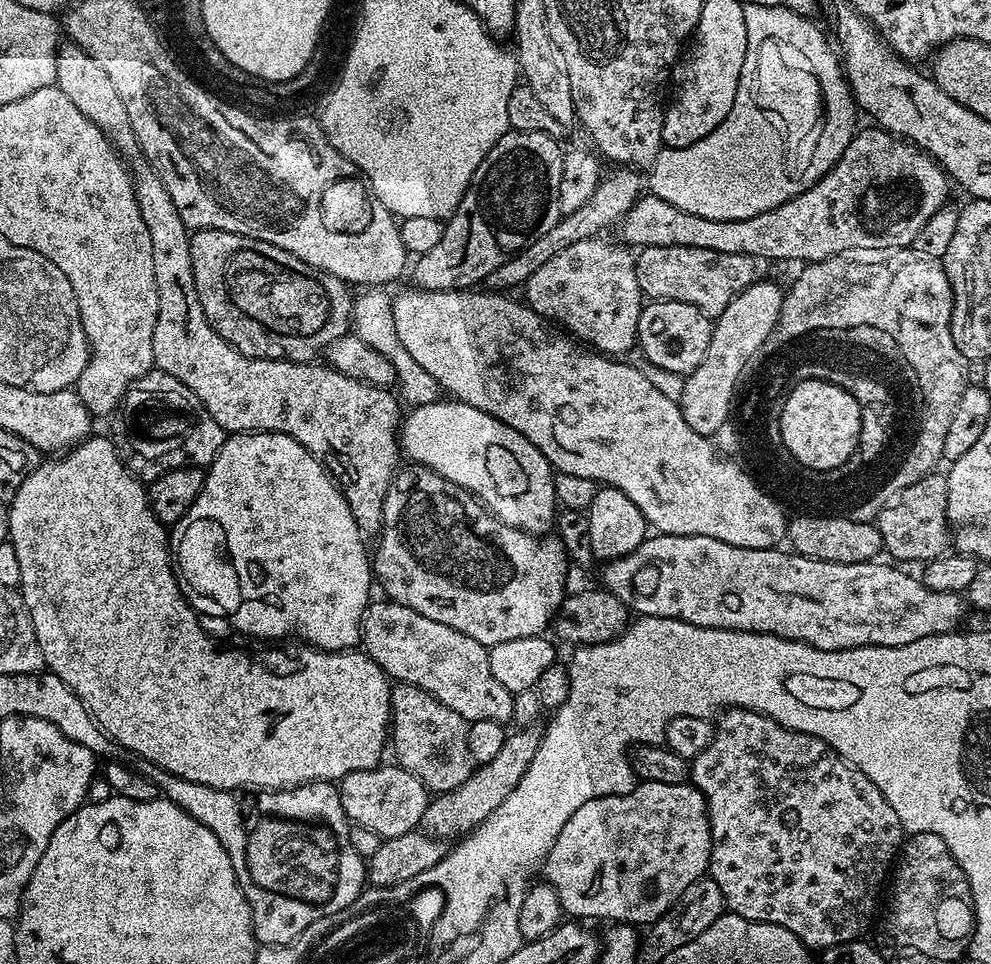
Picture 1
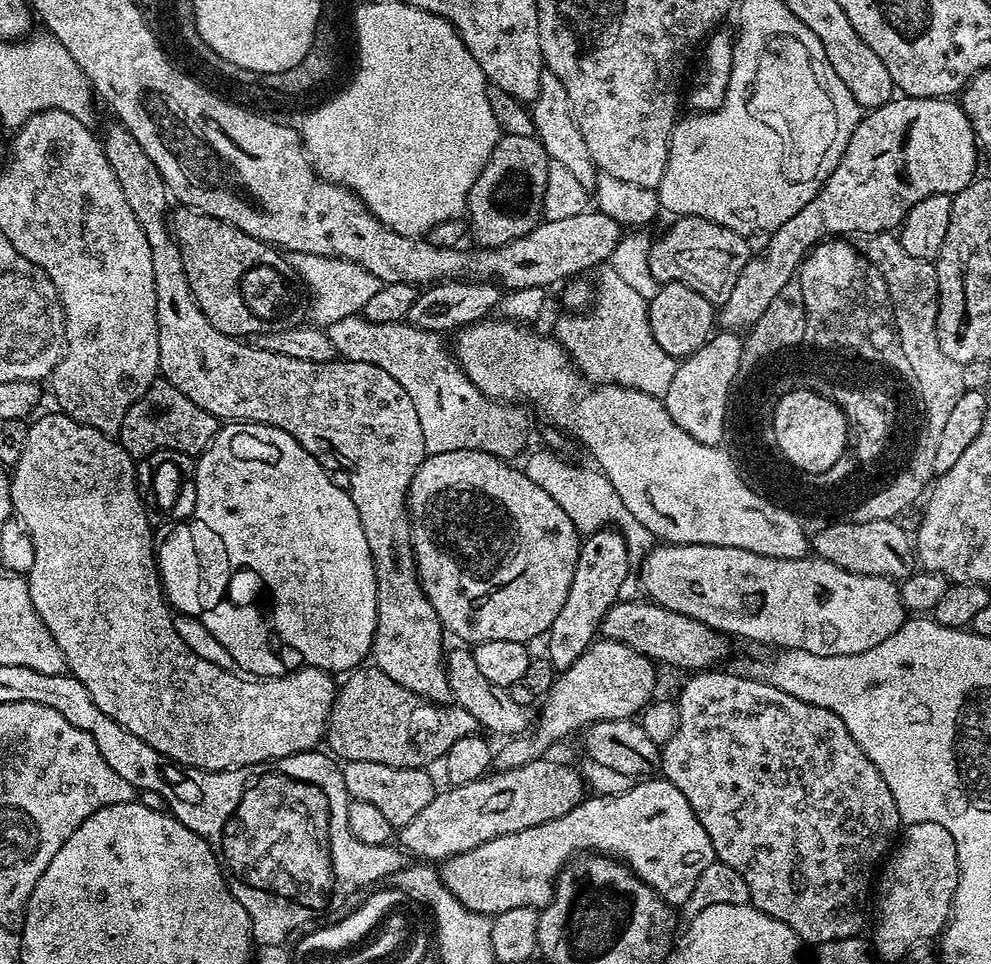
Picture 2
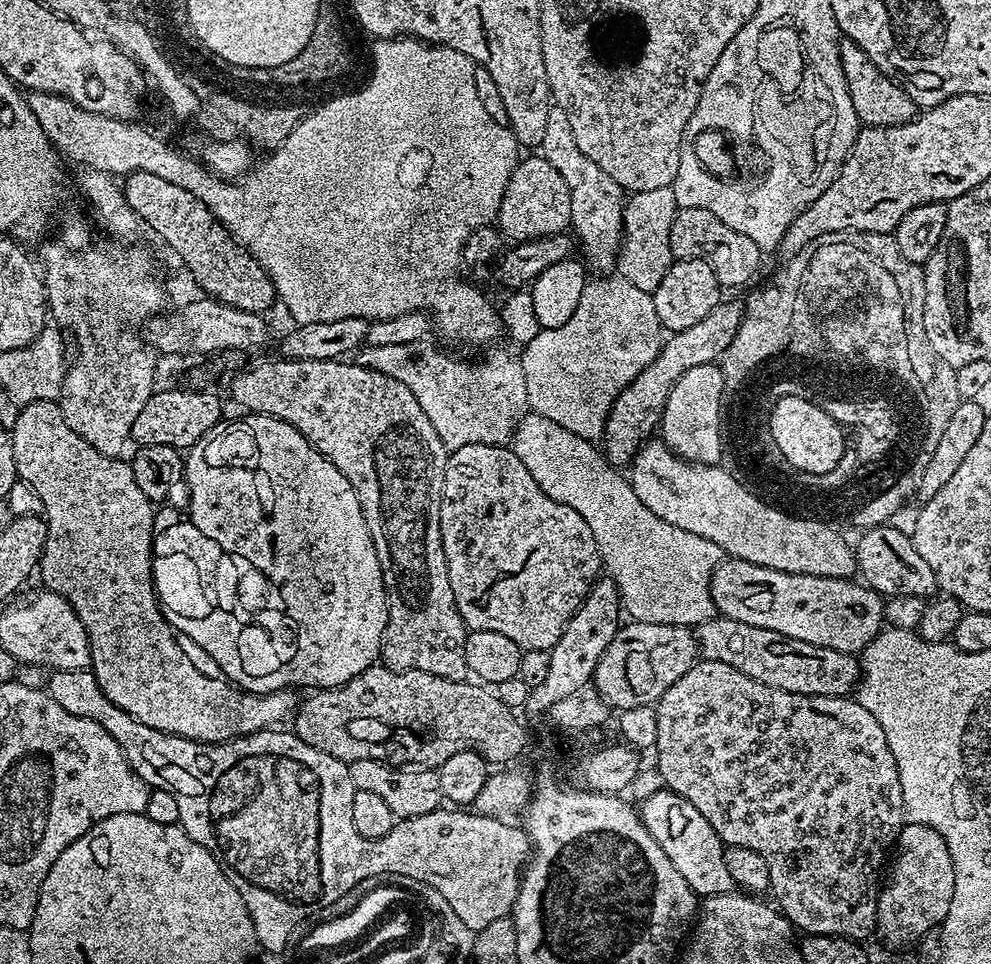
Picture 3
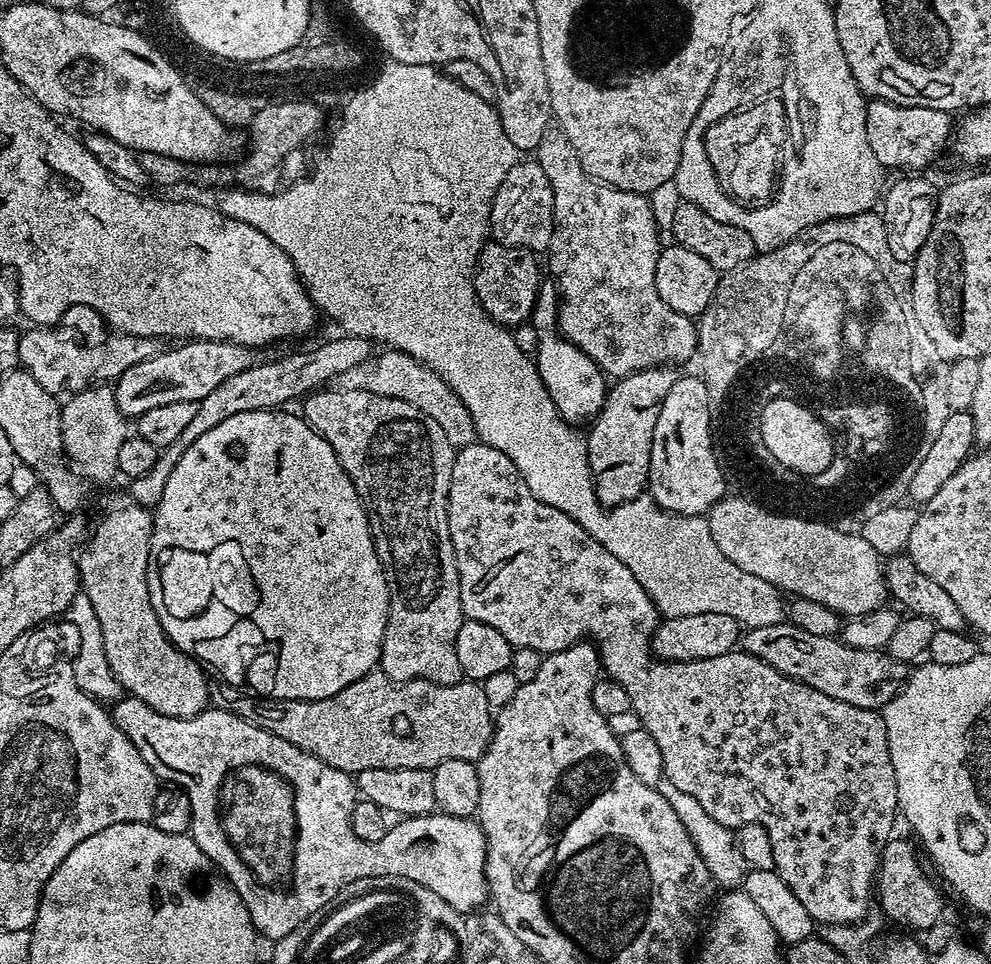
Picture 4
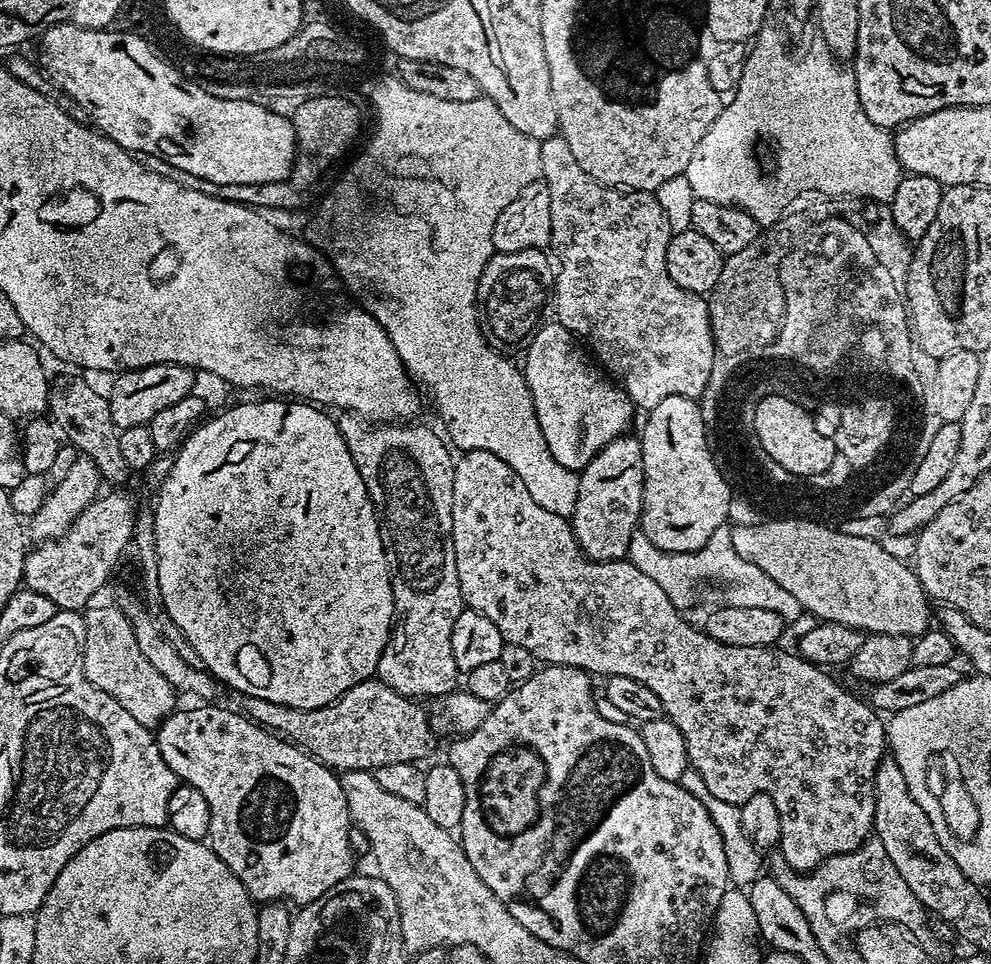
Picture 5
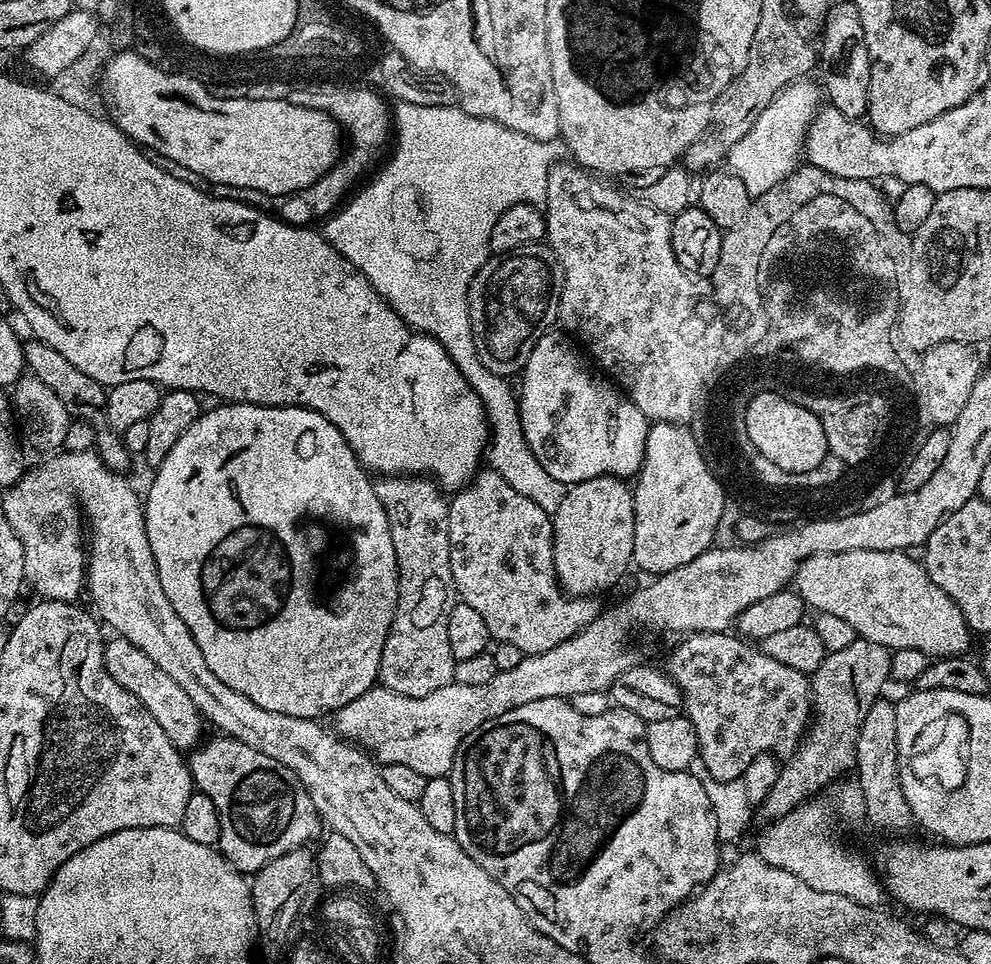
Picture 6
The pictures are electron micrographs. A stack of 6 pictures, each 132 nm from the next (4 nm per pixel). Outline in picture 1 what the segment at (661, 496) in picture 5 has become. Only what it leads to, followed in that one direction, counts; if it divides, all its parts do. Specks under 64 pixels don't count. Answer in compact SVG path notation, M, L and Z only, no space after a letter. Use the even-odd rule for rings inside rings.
M763 278L757 279L749 288L739 292L720 316L715 317L710 346L706 346L706 358L702 358L700 365L684 377L684 389L678 401L682 418L686 418L690 430L709 438L715 437L719 427L731 415L736 384L755 351L766 342L766 338L770 338L780 317L784 293L783 287L779 288Z

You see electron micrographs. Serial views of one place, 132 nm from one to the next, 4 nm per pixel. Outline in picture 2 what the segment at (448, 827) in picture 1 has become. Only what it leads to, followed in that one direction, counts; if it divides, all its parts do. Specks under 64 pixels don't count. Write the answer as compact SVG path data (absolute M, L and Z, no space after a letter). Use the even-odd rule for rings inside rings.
M603 638L597 639L582 654L582 658L578 658L578 662L574 662L574 666L563 669L557 675L554 686L548 692L548 695L543 697L544 709L538 712L538 719L531 731L527 734L505 739L501 743L504 745L495 749L495 767L499 771L505 772L511 768L526 766L526 762L541 759L547 753L544 751L551 744L564 739L571 732L578 731L577 733L579 733L585 726L597 724L599 720L626 720L642 713L654 696L652 691L656 688L656 668L657 665L648 657L643 656L638 650L626 646L622 642L614 642Z

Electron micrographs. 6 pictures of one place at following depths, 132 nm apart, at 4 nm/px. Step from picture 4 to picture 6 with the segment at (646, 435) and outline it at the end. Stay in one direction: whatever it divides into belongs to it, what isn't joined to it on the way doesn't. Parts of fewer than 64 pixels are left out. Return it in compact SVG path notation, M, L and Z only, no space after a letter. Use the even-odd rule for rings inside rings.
M599 476L571 485L551 518L554 570L567 595L592 598L623 578L634 550L634 498L627 479Z

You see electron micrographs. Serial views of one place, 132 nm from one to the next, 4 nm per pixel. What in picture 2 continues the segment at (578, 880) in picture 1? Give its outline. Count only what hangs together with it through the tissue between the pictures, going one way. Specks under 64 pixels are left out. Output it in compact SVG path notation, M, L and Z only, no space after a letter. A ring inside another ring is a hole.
M644 778L633 783L632 788L625 793L616 796L589 795L566 814L562 814L562 818L554 818L514 834L490 838L490 842L482 842L482 846L474 850L466 850L443 861L438 871L441 882L456 895L461 909L491 918L514 906L537 910L547 908L552 901L556 877L577 853L587 850L607 854L627 864L660 895L664 903L673 906L687 905L698 878L702 878L702 870L714 863L710 838L702 822L698 822L690 802L686 802L682 790L663 778Z

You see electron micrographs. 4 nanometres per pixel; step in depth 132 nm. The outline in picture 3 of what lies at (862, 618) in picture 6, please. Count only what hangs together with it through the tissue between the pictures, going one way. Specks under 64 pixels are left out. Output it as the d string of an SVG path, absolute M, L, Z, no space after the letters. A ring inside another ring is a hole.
M652 438L636 453L630 465L630 481L634 493L658 516L674 526L688 530L692 534L716 542L729 557L745 560L770 570L782 570L803 576L829 576L830 578L852 578L857 575L856 554L851 543L843 540L841 533L831 523L818 519L814 521L788 518L768 505L759 504L738 484L728 472L727 467L715 464L692 464L681 460L668 451L663 439Z

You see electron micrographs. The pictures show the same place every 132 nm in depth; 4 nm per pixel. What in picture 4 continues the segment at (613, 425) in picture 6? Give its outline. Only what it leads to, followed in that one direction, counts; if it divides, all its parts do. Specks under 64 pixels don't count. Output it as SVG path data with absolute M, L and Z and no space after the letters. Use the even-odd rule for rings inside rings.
M553 332L546 333L536 344L536 369L554 406L560 411L560 417L573 426L587 425L603 410L604 400L608 397L609 385L604 384L605 373L578 345L571 344L563 335Z

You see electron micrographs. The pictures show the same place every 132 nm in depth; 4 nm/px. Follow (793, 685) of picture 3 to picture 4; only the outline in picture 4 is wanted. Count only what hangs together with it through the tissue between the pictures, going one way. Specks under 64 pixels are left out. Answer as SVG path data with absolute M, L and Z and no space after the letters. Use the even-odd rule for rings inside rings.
M791 622L749 628L741 635L739 647L782 674L822 690L822 694L830 694L838 702L859 708L883 710L903 689L910 675L909 665L893 659L887 651L858 650L836 636L810 634L810 630L802 630Z

